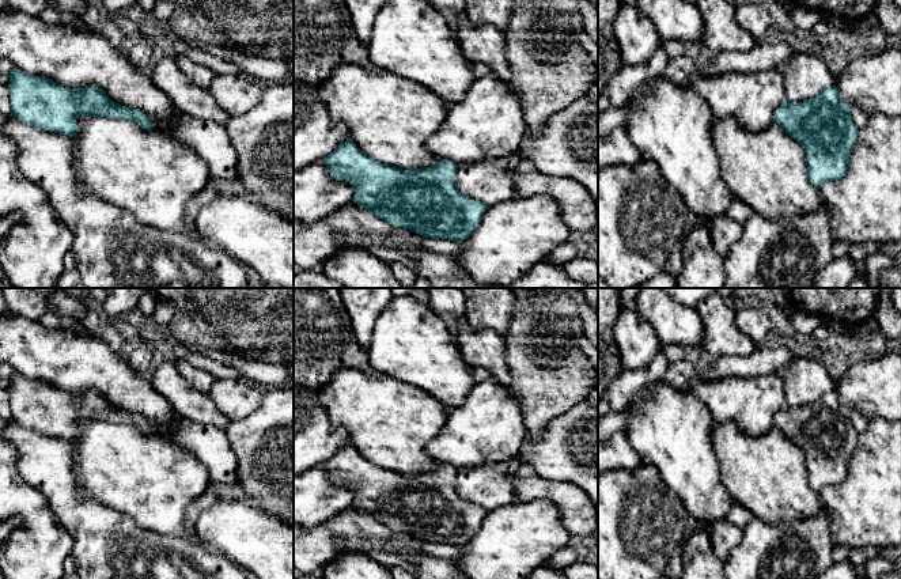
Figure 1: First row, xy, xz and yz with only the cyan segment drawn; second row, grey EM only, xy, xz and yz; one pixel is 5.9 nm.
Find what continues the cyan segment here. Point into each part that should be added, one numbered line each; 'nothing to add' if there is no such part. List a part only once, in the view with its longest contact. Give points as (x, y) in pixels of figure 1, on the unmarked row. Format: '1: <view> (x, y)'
nothing to add

